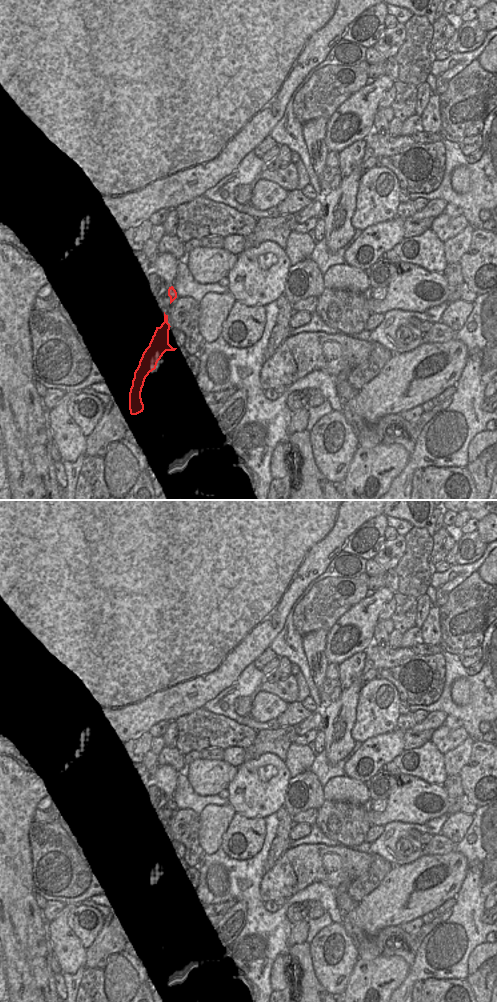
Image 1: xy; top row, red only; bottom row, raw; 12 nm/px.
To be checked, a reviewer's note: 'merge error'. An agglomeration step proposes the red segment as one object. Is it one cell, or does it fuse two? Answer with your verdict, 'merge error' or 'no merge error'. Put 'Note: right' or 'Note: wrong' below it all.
merge error
Note: right

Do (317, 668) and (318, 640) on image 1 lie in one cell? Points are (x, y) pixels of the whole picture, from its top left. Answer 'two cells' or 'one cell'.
one cell

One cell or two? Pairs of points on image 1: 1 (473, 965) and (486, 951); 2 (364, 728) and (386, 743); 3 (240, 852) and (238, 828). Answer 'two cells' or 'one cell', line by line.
1: one cell
2: two cells
3: one cell

